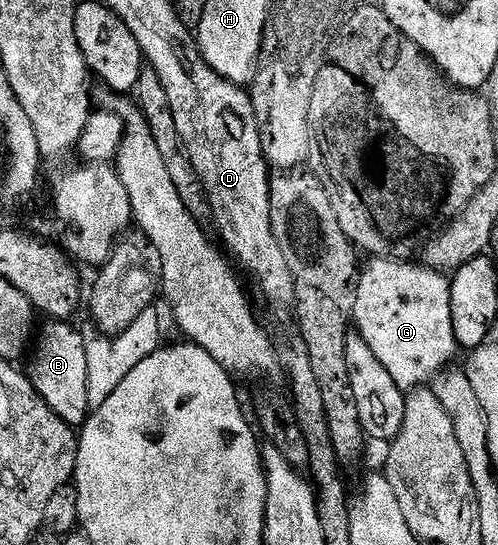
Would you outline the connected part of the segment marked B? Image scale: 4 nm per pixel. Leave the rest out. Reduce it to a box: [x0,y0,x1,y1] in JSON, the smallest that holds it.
[27,320,91,427]

